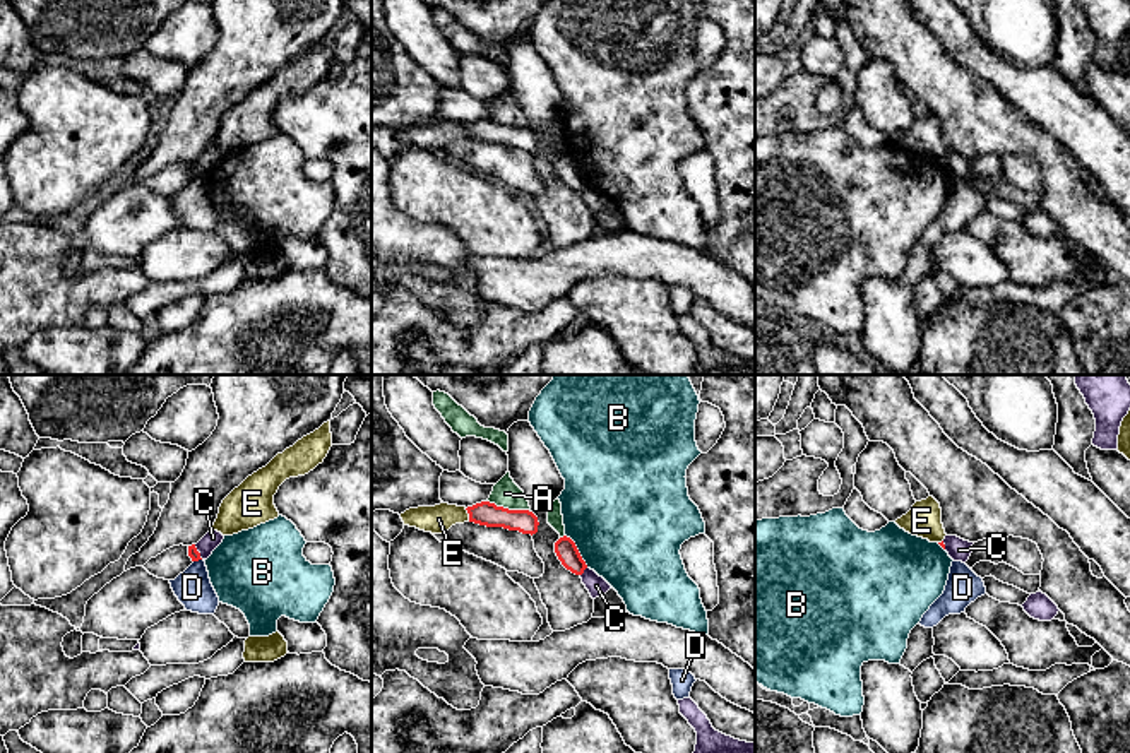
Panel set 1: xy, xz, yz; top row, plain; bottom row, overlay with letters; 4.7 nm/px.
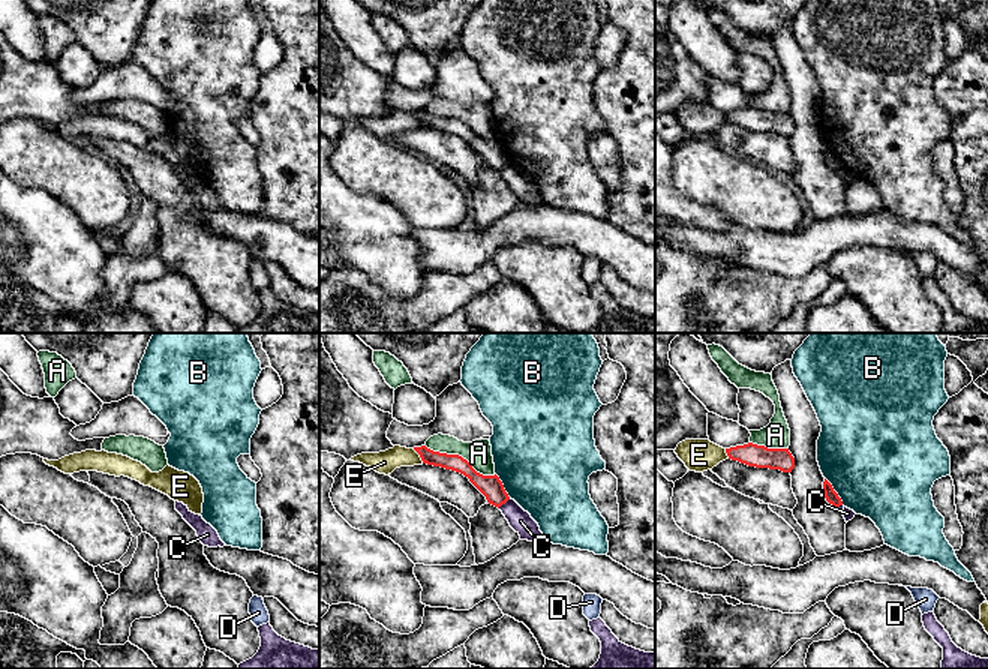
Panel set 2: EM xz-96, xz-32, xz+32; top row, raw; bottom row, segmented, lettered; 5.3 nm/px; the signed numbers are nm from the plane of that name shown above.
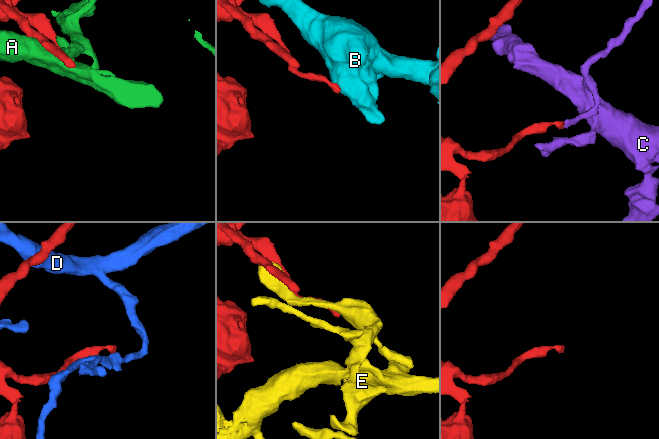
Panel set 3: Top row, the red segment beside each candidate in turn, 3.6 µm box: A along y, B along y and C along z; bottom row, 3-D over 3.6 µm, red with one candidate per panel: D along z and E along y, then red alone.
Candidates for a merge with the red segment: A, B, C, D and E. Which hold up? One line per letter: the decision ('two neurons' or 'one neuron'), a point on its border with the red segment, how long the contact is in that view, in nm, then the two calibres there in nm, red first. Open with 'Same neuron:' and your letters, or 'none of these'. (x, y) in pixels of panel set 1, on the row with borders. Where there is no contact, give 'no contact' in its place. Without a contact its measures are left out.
Same neuron: none of these
A: two neurons; contact xz (507, 509); length 200 nm; calibres 110 and 130 nm
B: two neurons; contact xz (577, 551); length 190 nm; calibres 100 and 480 nm
C: two neurons; contact xz (582, 572); length 50 nm; calibres 100 and 90 nm
D: two neurons; contact xy (197, 560); length 40 nm; calibres 50 and 170 nm
E: two neurons; contact xz (469, 515); length 70 nm; calibres 110 and 140 nm

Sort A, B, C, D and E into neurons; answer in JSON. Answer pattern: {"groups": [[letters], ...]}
{"groups": [["A"], ["B"], ["C"], ["D"], ["E"]]}

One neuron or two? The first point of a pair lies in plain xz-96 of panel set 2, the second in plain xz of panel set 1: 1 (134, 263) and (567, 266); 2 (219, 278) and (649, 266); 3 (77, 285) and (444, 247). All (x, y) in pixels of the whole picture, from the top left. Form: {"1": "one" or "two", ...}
{"1": "two", "2": "two", "3": "one"}

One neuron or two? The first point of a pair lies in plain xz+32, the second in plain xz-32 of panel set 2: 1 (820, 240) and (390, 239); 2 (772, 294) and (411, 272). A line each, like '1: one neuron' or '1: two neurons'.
1: two neurons
2: two neurons

